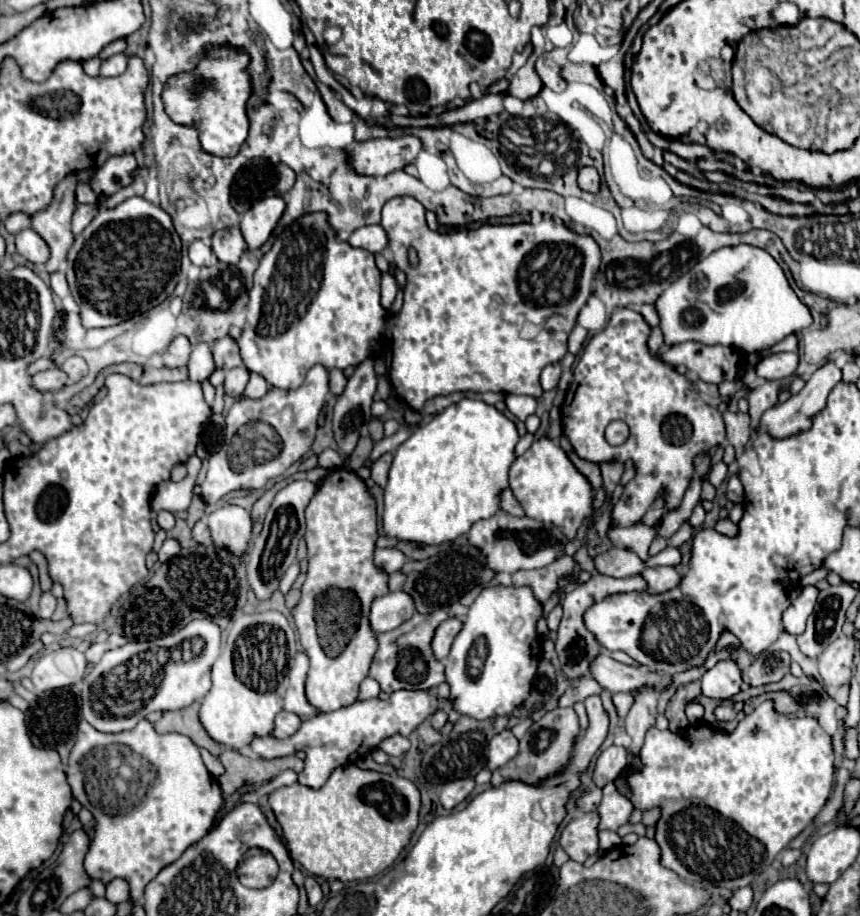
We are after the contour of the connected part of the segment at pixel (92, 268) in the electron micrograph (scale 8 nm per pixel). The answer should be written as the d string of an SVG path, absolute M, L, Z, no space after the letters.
M133 196L111 210L99 208L99 214L75 240L77 244L73 242L67 256L67 280L73 298L81 308L81 320L85 328L115 326L137 314L143 314L169 298L179 282L181 240L169 214L141 196Z

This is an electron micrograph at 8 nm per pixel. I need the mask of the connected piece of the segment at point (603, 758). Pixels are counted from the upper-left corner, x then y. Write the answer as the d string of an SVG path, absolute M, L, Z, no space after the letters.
M609 746L603 750L595 762L593 782L603 788L607 782L613 782L629 764L627 750L623 746Z

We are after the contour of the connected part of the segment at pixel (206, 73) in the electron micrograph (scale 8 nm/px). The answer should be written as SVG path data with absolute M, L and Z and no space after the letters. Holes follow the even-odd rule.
M229 44L207 46L203 58L191 72L179 72L169 76L163 88L163 106L167 116L175 124L195 126L199 132L201 150L217 156L231 158L235 156L249 136L249 118L247 118L247 100L253 92L251 76L247 66L251 56L243 50L237 50ZM197 86L205 86L205 90L197 90Z

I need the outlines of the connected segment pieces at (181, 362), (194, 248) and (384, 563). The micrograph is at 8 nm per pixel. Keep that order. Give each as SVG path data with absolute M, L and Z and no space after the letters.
M177 336L169 348L163 352L163 362L167 368L181 368L187 364L189 360L189 354L191 354L193 346L189 342L187 336Z
M197 240L195 244L191 244L189 248L189 258L193 264L197 266L211 266L217 262L217 256L211 252L211 248L207 244L203 244L201 240Z
M377 548L375 550L375 564L383 568L387 574L399 570L407 562L407 556L399 548Z

